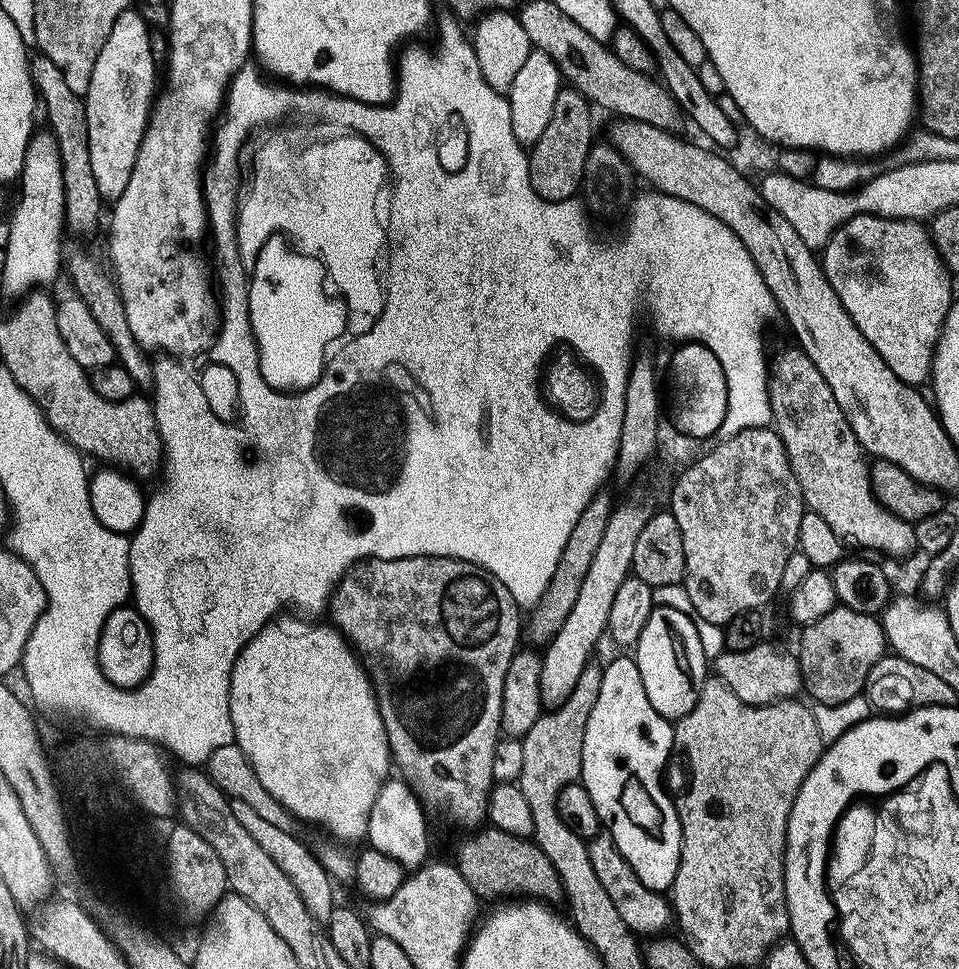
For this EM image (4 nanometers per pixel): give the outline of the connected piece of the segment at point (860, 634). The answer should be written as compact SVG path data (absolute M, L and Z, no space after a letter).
M843 606L831 608L813 624L803 625L801 632L804 633L800 636L798 663L803 691L808 691L818 703L825 704L828 708L834 707L835 704L848 704L856 695L859 697L863 693L870 670L874 670L874 666L886 654L883 623L876 616L867 616Z

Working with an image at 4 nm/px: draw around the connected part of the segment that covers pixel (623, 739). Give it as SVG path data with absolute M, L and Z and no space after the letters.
M620 654L616 657L616 660L603 665L603 669L602 690L598 690L598 702L594 702L594 710L590 710L590 722L586 722L586 738L582 738L582 770L580 771L580 780L582 785L584 784L585 790L588 791L588 800L592 803L593 810L600 815L600 820L604 823L601 825L614 838L614 846L618 846L622 858L626 858L626 862L630 862L634 874L638 874L638 882L642 882L642 886L646 886L650 890L664 894L671 889L674 878L678 874L680 843L682 842L680 819L676 813L673 797L668 797L664 793L663 786L660 785L660 771L663 770L664 763L668 760L668 755L674 752L672 742L673 725L665 716L658 714L658 710L654 710L654 706L650 706L650 698L646 698L646 686L642 686L642 674L638 674L638 666L631 655L625 656L625 654Z

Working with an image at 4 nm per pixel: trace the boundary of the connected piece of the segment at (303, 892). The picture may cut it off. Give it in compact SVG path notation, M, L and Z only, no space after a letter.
M232 800L231 805L234 818L238 818L238 822L242 822L242 830L246 830L246 834L250 834L250 838L254 838L254 842L258 842L258 846L262 846L262 850L266 850L266 854L270 854L270 858L274 858L274 862L278 862L282 874L286 874L286 878L290 878L290 882L294 882L302 902L306 902L306 910L310 910L310 914L315 920L328 921L334 907L334 900L332 900L334 884L326 869L317 860L313 849L299 844L293 833L286 833L278 826L265 822L257 812L250 810L250 806L246 806L246 802Z

